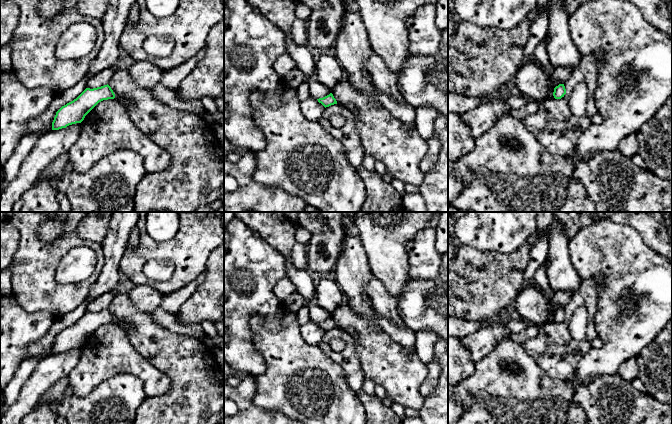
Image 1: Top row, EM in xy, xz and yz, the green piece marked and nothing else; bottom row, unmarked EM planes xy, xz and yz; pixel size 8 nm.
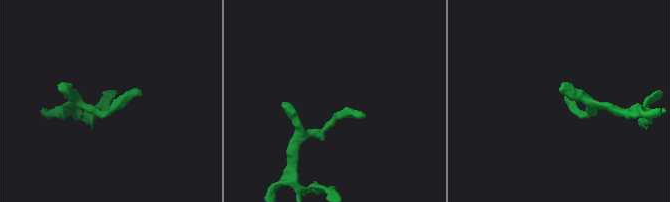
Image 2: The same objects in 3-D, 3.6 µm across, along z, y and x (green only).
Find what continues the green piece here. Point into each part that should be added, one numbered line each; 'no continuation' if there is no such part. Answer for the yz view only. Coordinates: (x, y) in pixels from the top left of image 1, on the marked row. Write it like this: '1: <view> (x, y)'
no continuation

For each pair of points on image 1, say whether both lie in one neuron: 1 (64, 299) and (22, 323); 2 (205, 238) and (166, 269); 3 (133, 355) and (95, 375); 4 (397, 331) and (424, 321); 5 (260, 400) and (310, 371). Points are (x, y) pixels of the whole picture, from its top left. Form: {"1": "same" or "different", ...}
{"1": "different", "2": "different", "3": "same", "4": "different", "5": "same"}

